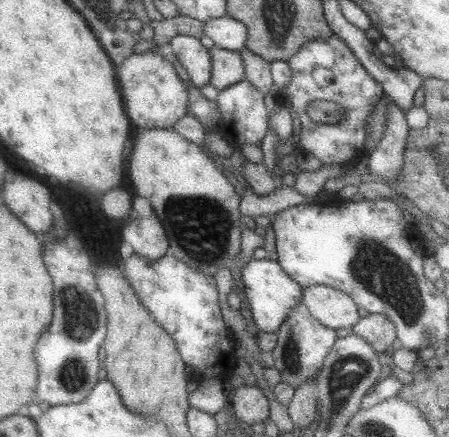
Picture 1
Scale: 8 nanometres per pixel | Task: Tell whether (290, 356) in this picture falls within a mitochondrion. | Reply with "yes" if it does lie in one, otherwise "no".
yes

